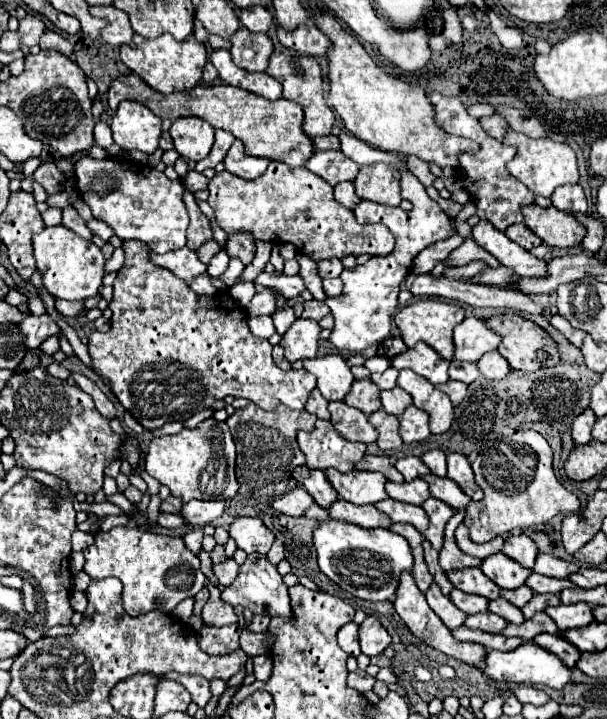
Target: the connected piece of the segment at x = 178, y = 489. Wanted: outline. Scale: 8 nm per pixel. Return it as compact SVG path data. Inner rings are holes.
M208 418L192 430L182 430L172 436L158 436L150 442L146 454L146 472L162 486L168 486L172 496L182 502L196 500L228 500L238 492L234 474L234 438L226 422Z

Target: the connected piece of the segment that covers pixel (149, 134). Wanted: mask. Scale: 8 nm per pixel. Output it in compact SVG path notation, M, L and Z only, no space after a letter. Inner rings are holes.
M136 100L120 102L112 116L114 142L124 150L140 150L152 154L158 148L162 120L144 104Z

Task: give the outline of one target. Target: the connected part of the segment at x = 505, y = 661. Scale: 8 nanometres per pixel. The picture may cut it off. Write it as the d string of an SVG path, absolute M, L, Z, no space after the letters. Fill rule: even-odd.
M524 642L512 652L496 652L496 650L488 652L484 672L498 682L526 684L526 686L550 686L556 690L562 690L566 684L572 682L572 668L564 666L564 662L556 658L556 654L536 646L534 642Z

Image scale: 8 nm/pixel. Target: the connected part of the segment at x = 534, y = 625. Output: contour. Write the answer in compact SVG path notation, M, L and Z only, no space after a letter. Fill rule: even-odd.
M546 612L536 614L534 618L526 620L526 622L524 622L524 624L520 624L520 626L516 626L516 624L508 624L508 626L506 626L506 630L504 630L502 634L504 634L504 636L518 636L518 638L530 640L530 638L534 638L536 634L542 634L542 632L558 634L556 622L552 622L552 618L550 618Z

